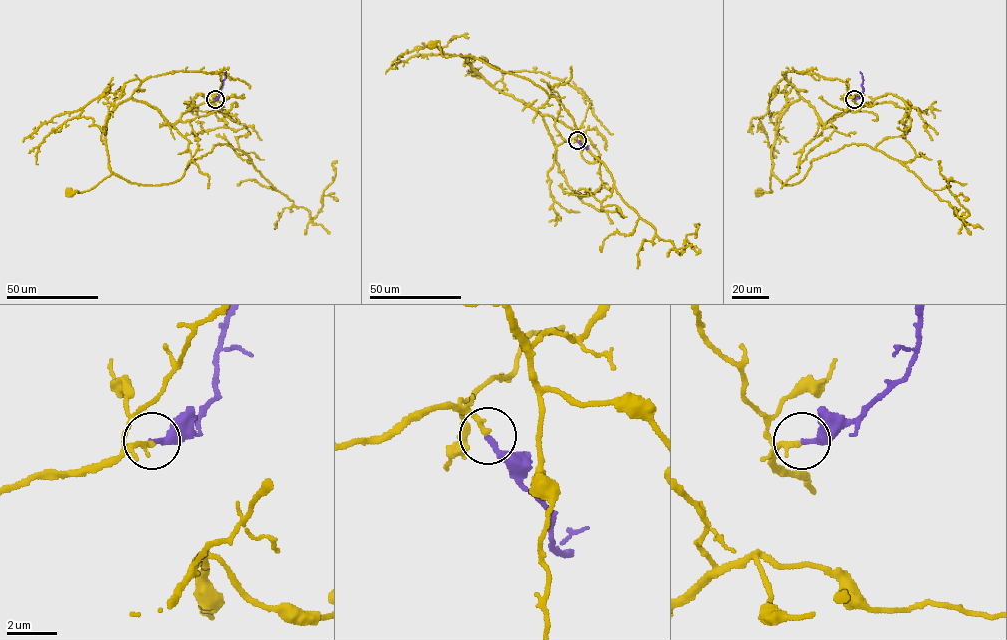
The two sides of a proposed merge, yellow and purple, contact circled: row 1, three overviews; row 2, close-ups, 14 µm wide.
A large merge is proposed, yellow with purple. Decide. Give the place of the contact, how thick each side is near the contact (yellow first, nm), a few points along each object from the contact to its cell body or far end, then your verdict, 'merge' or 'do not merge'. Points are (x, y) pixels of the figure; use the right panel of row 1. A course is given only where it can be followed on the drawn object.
(854, 99) | 240/220 nm | yellow via (855, 99), (859, 106), (824, 123), (807, 101), (792, 102), (779, 120), (771, 153), (772, 192), (759, 193) | purple via (855, 99), (863, 92), (860, 72) | merge

